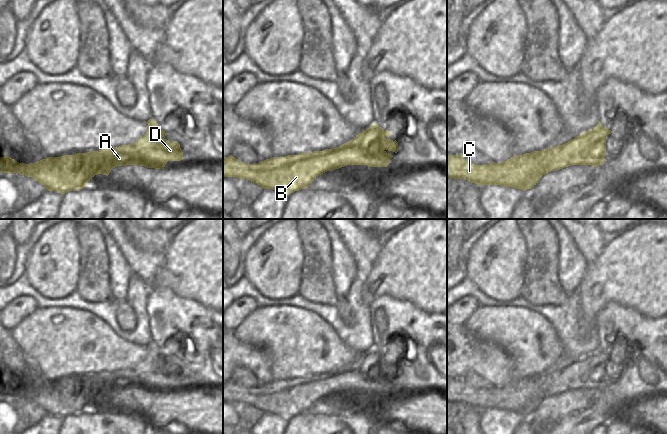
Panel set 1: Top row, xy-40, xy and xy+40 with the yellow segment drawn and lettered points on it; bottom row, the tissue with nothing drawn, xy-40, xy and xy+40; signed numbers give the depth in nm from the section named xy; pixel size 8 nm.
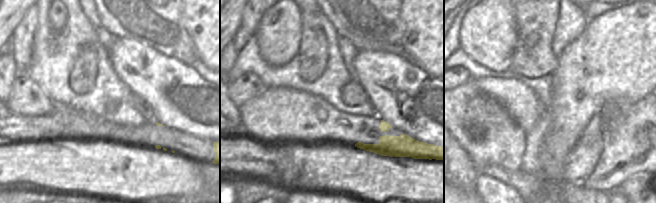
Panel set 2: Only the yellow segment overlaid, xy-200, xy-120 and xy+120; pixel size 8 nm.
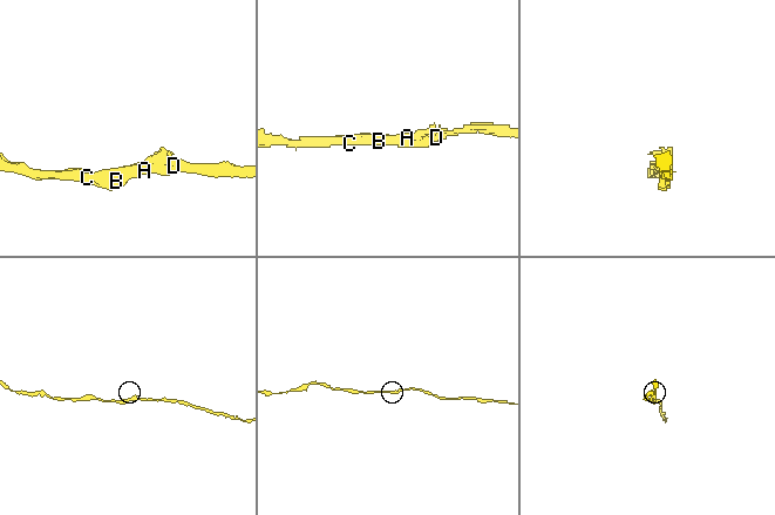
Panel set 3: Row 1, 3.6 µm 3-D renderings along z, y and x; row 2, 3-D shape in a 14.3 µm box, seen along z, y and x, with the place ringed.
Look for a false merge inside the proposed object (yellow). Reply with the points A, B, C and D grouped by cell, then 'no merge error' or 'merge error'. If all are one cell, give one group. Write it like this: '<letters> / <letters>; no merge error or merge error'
A B C D; no merge error

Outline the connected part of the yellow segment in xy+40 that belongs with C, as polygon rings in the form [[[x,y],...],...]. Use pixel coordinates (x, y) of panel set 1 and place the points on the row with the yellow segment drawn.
[[[598,120],[598,124],[593,129],[585,131],[563,145],[523,155],[514,155],[501,163],[492,161],[486,165],[475,165],[469,163],[462,155],[447,155],[447,178],[465,179],[478,186],[501,185],[525,191],[534,187],[543,175],[551,171],[557,171],[571,165],[591,165],[593,167],[603,165],[607,161],[604,158],[606,156],[606,139],[611,133],[612,131],[603,127]]]

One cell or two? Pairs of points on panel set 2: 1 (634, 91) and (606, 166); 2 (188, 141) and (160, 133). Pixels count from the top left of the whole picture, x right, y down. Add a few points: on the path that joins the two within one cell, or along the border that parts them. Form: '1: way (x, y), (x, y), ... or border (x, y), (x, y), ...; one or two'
1: border (645, 96), (637, 101), (608, 100), (606, 102); two
2: way (181, 141), (167, 138); one

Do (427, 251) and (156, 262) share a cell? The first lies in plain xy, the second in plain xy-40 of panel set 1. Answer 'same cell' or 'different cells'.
different cells

